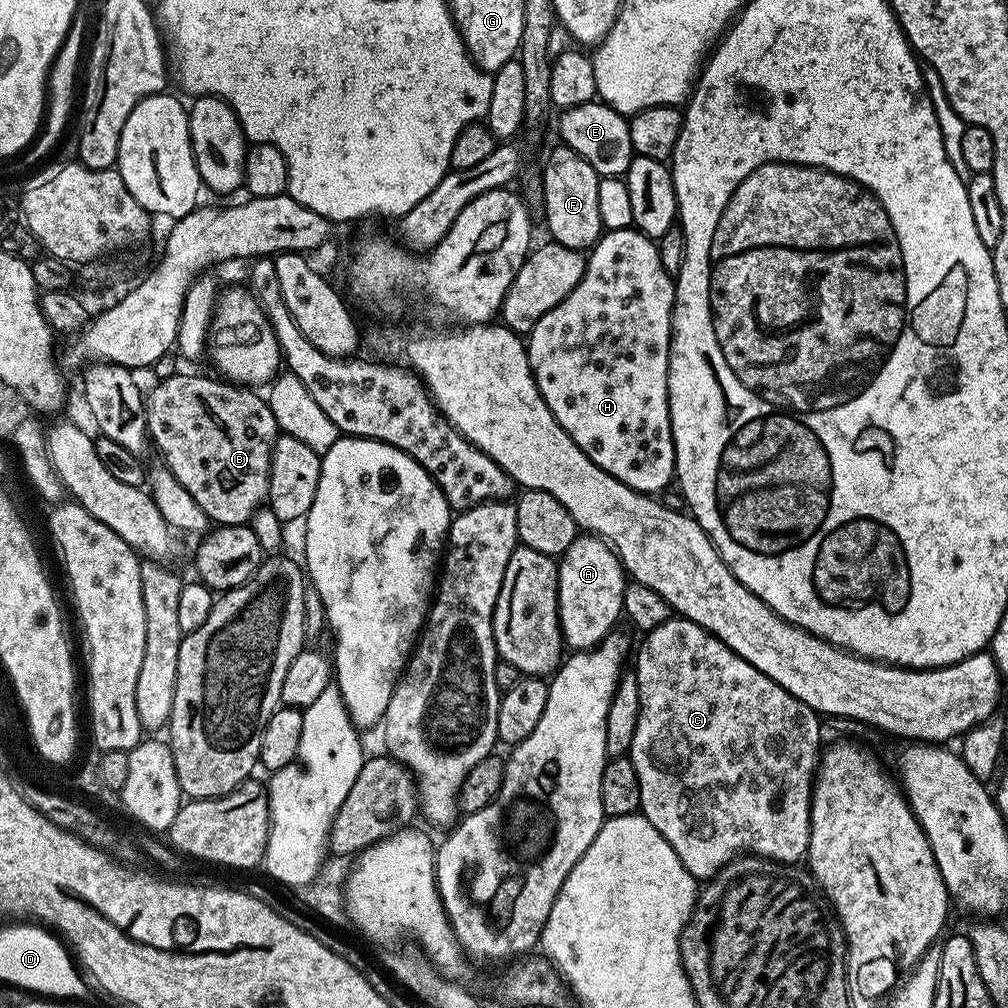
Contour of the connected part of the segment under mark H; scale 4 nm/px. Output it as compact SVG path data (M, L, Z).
M635 227L623 228L622 230L614 230L613 232L605 231L600 239L592 245L586 256L584 273L578 282L578 286L574 286L574 290L570 290L570 294L566 298L562 298L562 302L558 302L558 306L554 306L546 314L542 314L542 318L532 327L532 331L527 333L526 347L528 349L528 361L530 362L530 370L534 382L538 386L538 390L542 394L542 398L546 402L546 406L550 410L550 414L554 414L554 418L562 426L562 430L566 430L566 434L570 434L570 438L574 438L576 445L581 448L588 457L590 457L599 468L606 470L606 474L610 474L614 478L618 478L618 482L622 482L626 486L633 488L635 492L645 494L660 494L664 487L672 480L672 475L678 472L676 467L676 447L672 441L672 423L670 422L670 410L668 409L668 359L670 358L670 350L672 349L672 307L676 305L676 285L674 283L673 273L667 272L662 266L662 258L660 257L660 249L657 241L643 236L642 233L636 231Z

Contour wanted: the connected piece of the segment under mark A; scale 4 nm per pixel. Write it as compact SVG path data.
M580 534L564 551L558 560L558 614L560 615L560 633L564 635L564 643L569 649L583 650L592 648L602 642L608 633L617 627L616 619L622 616L623 590L626 583L624 565L620 557L606 540L601 540L595 534Z

